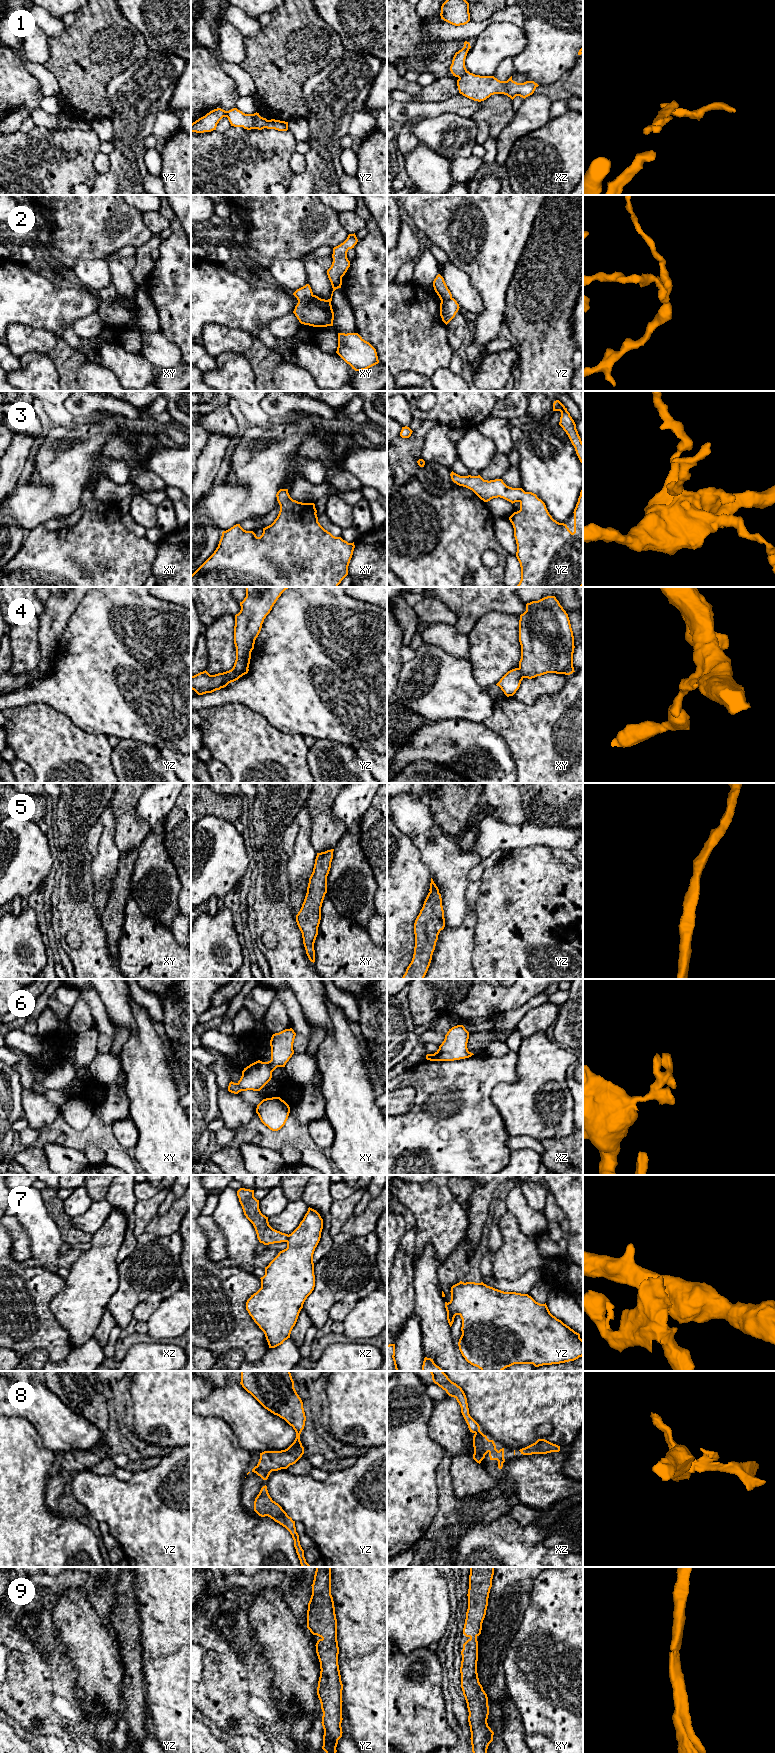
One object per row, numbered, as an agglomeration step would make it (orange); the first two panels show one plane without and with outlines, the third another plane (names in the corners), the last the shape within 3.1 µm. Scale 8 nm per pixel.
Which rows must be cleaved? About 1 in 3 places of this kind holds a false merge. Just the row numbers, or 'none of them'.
1, 2, 4, 7

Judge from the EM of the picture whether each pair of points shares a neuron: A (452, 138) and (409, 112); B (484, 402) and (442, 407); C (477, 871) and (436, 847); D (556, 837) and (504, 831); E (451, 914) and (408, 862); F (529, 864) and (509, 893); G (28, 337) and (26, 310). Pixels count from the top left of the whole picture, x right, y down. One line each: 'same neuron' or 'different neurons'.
A: different neurons
B: same neuron
C: different neurons
D: same neuron
E: different neurons
F: same neuron
G: different neurons

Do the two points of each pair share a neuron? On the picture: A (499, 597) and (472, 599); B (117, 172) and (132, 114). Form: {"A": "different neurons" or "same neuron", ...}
{"A": "same neuron", "B": "same neuron"}

